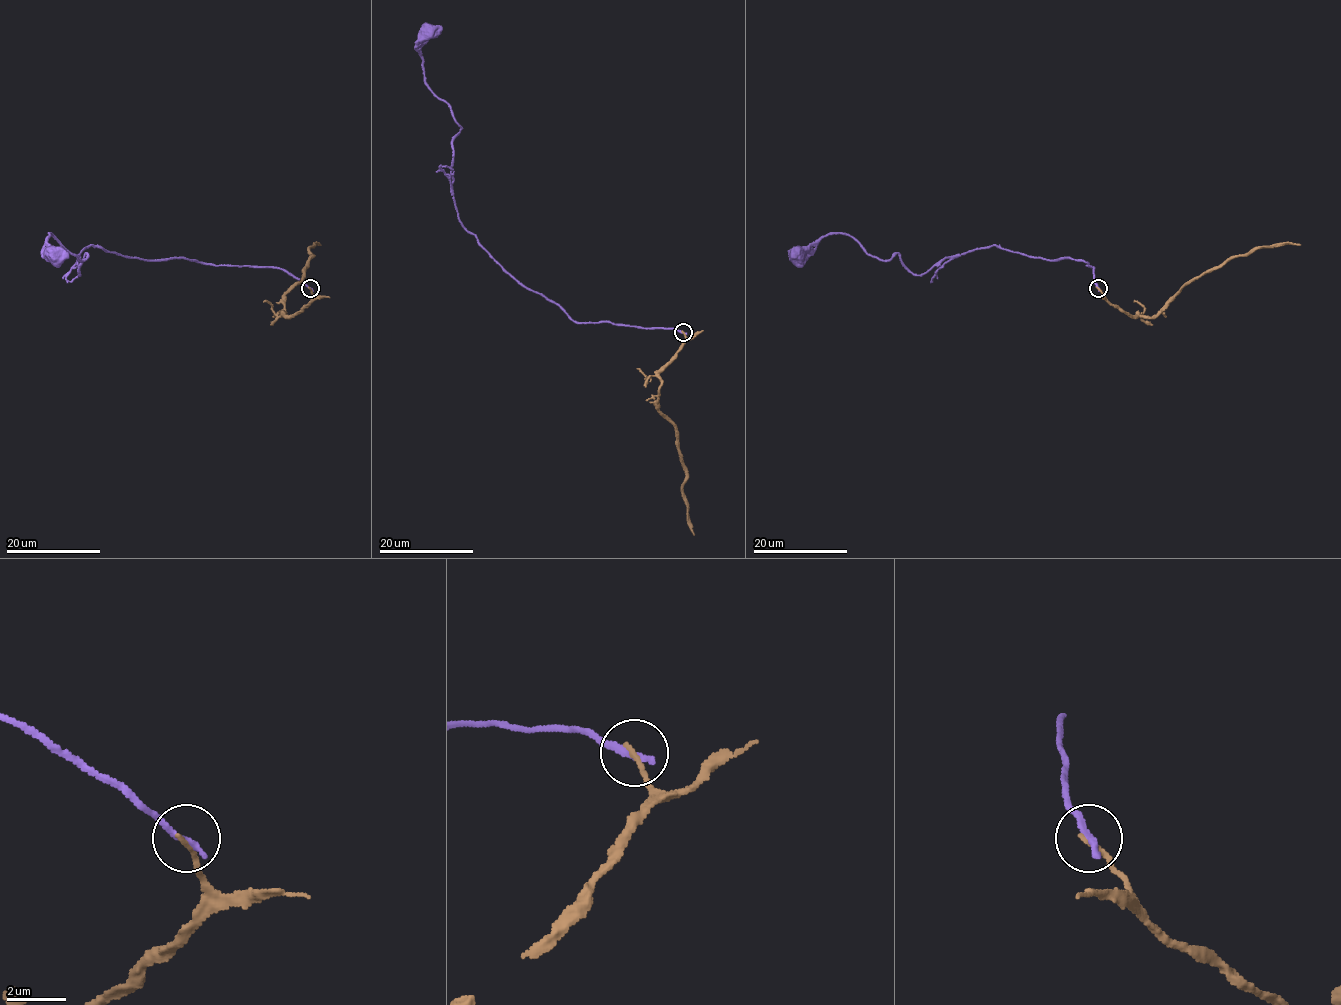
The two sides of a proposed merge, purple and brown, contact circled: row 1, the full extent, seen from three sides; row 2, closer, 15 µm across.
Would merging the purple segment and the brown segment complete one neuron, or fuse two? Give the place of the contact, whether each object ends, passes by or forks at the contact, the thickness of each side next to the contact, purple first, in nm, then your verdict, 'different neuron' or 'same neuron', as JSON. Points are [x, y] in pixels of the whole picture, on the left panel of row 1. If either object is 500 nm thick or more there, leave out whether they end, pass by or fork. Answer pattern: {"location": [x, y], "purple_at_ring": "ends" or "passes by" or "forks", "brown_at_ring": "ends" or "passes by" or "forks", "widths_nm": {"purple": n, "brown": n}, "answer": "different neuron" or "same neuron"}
{"location": [310, 288], "purple_at_ring": "ends", "brown_at_ring": "ends", "widths_nm": {"purple": 260, "brown": 200}, "answer": "different neuron"}

